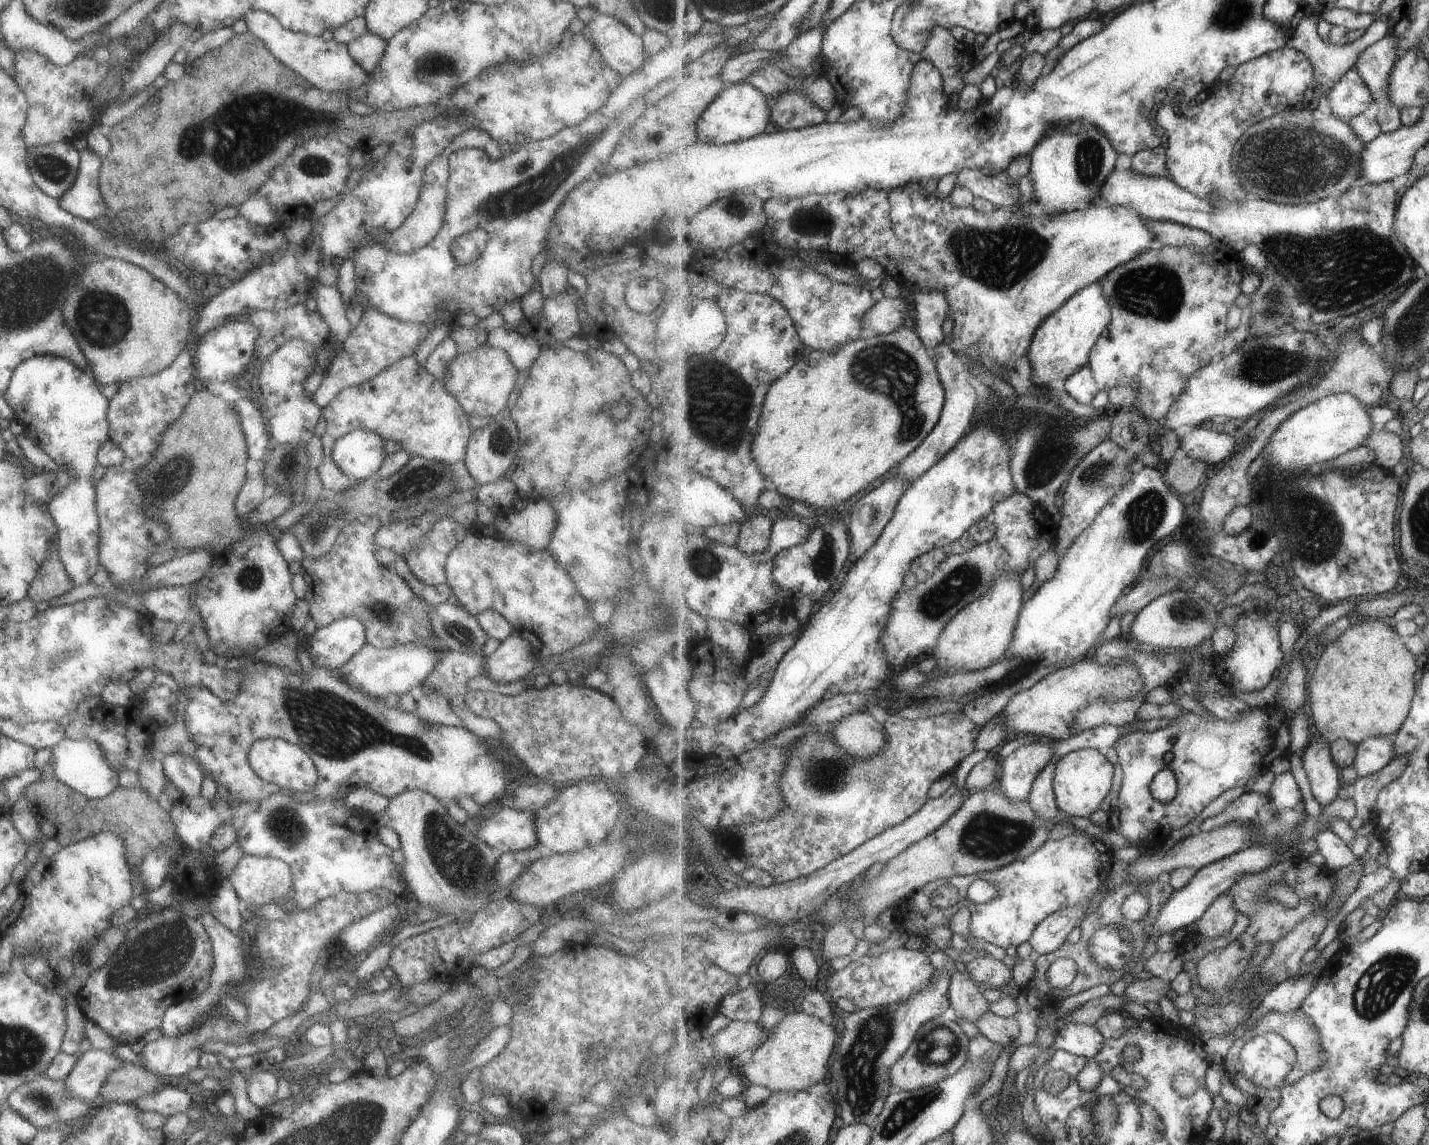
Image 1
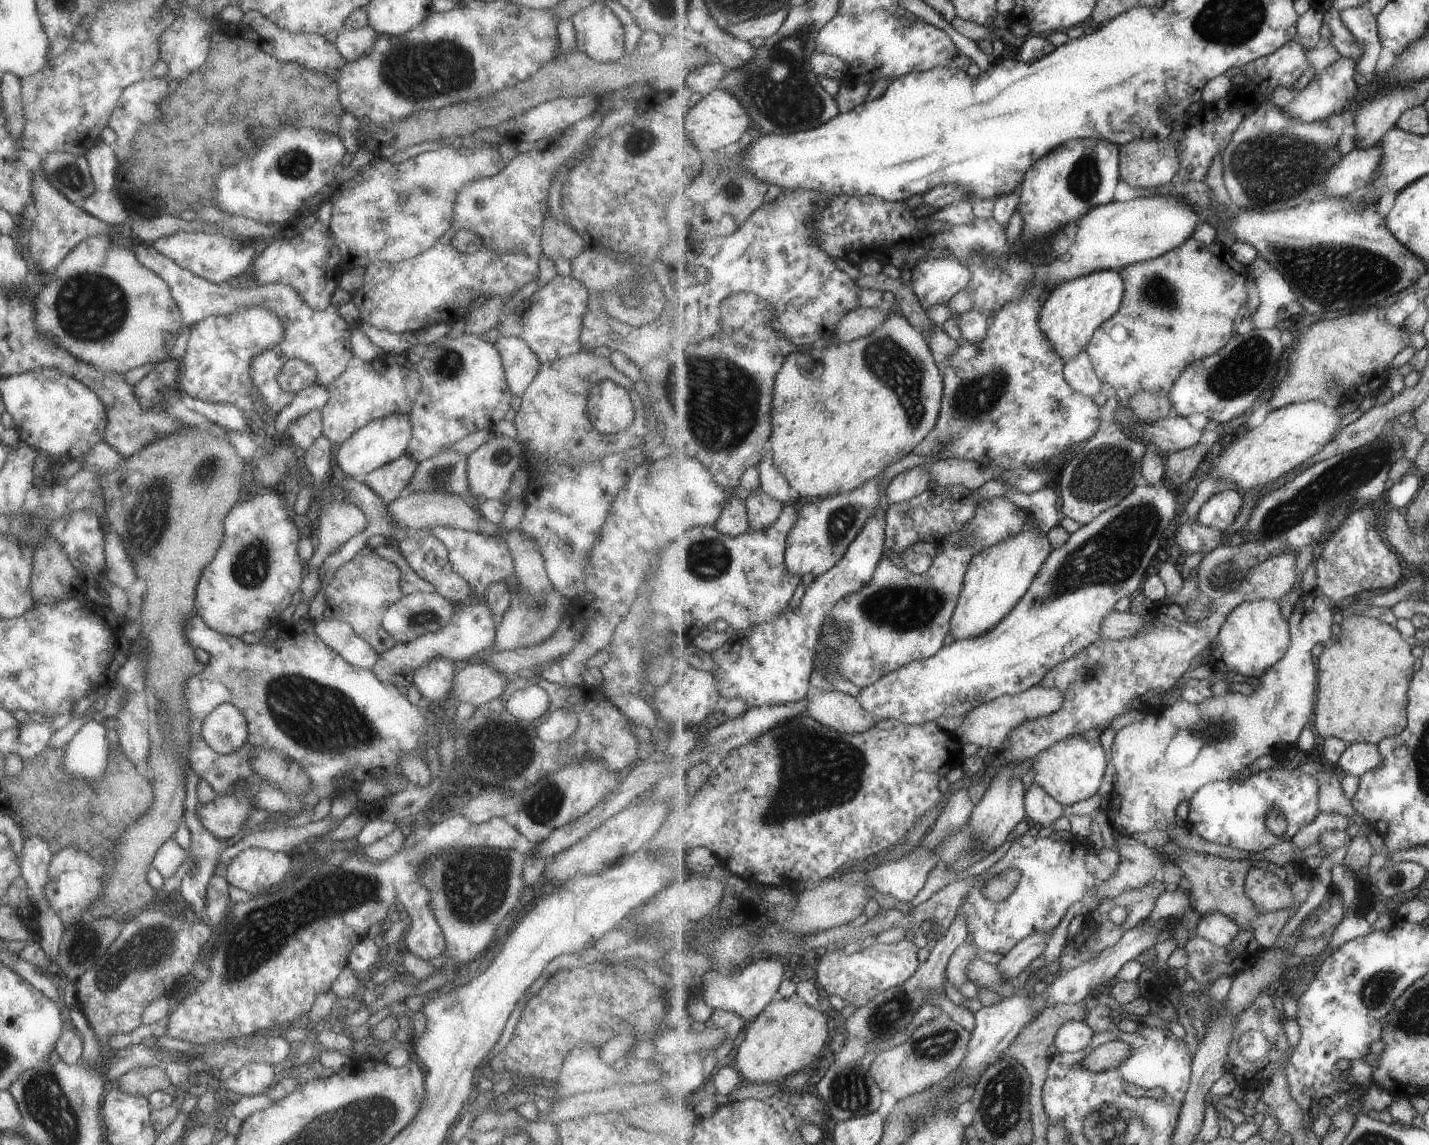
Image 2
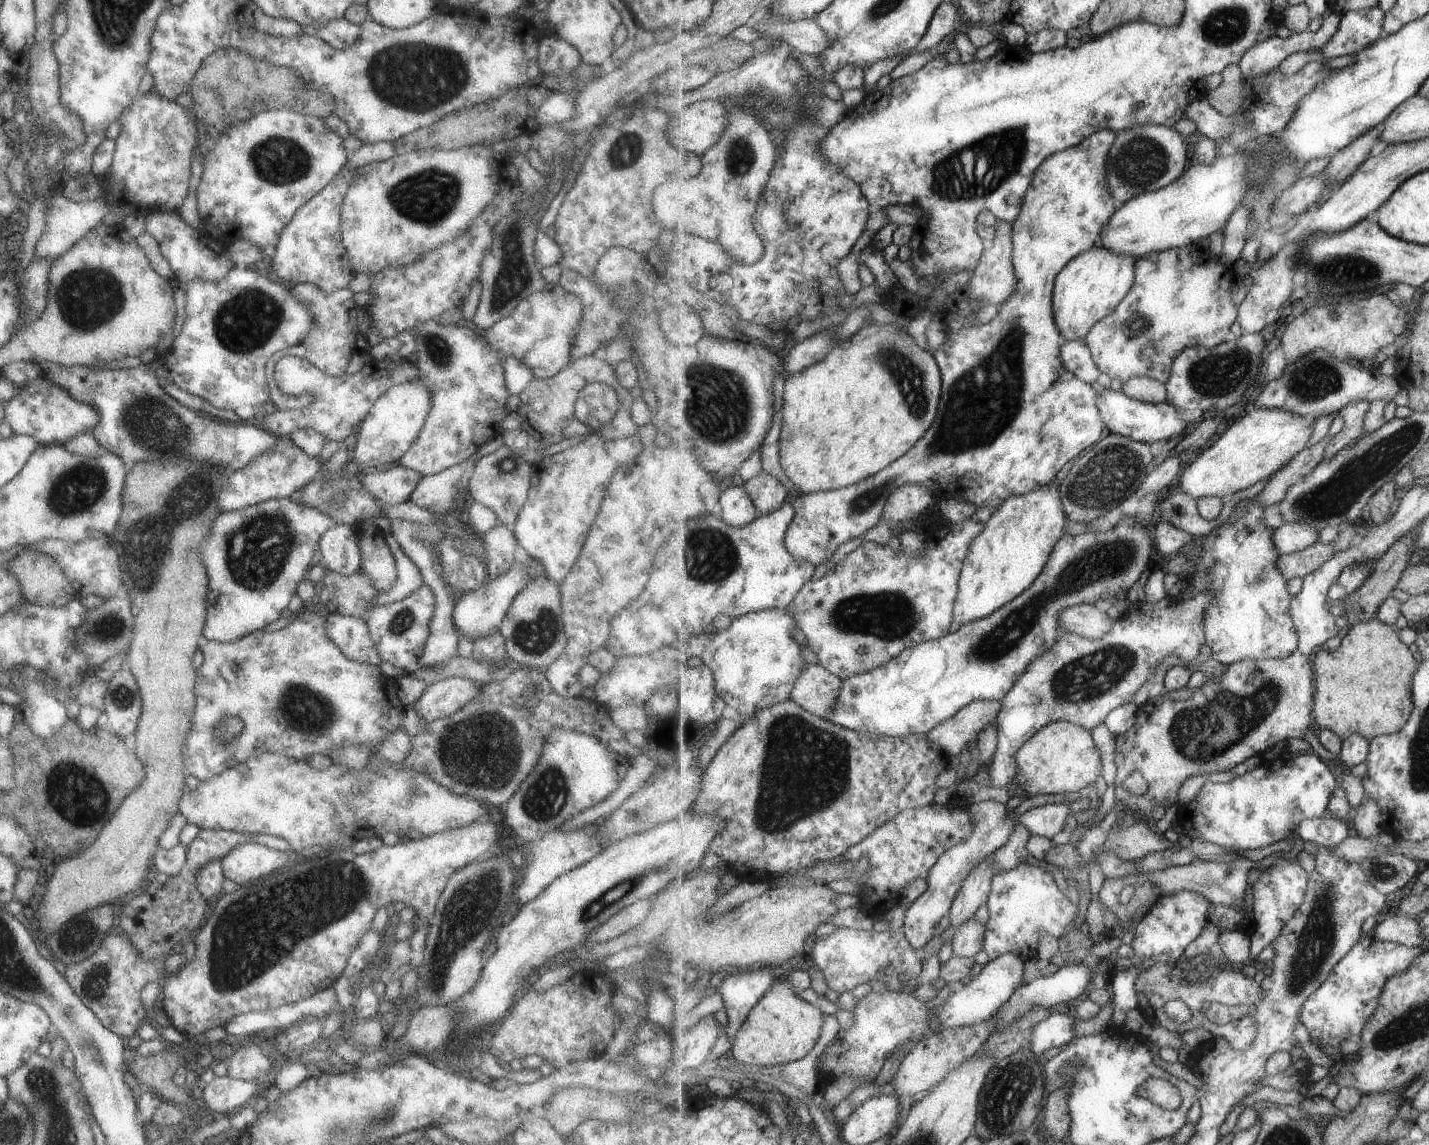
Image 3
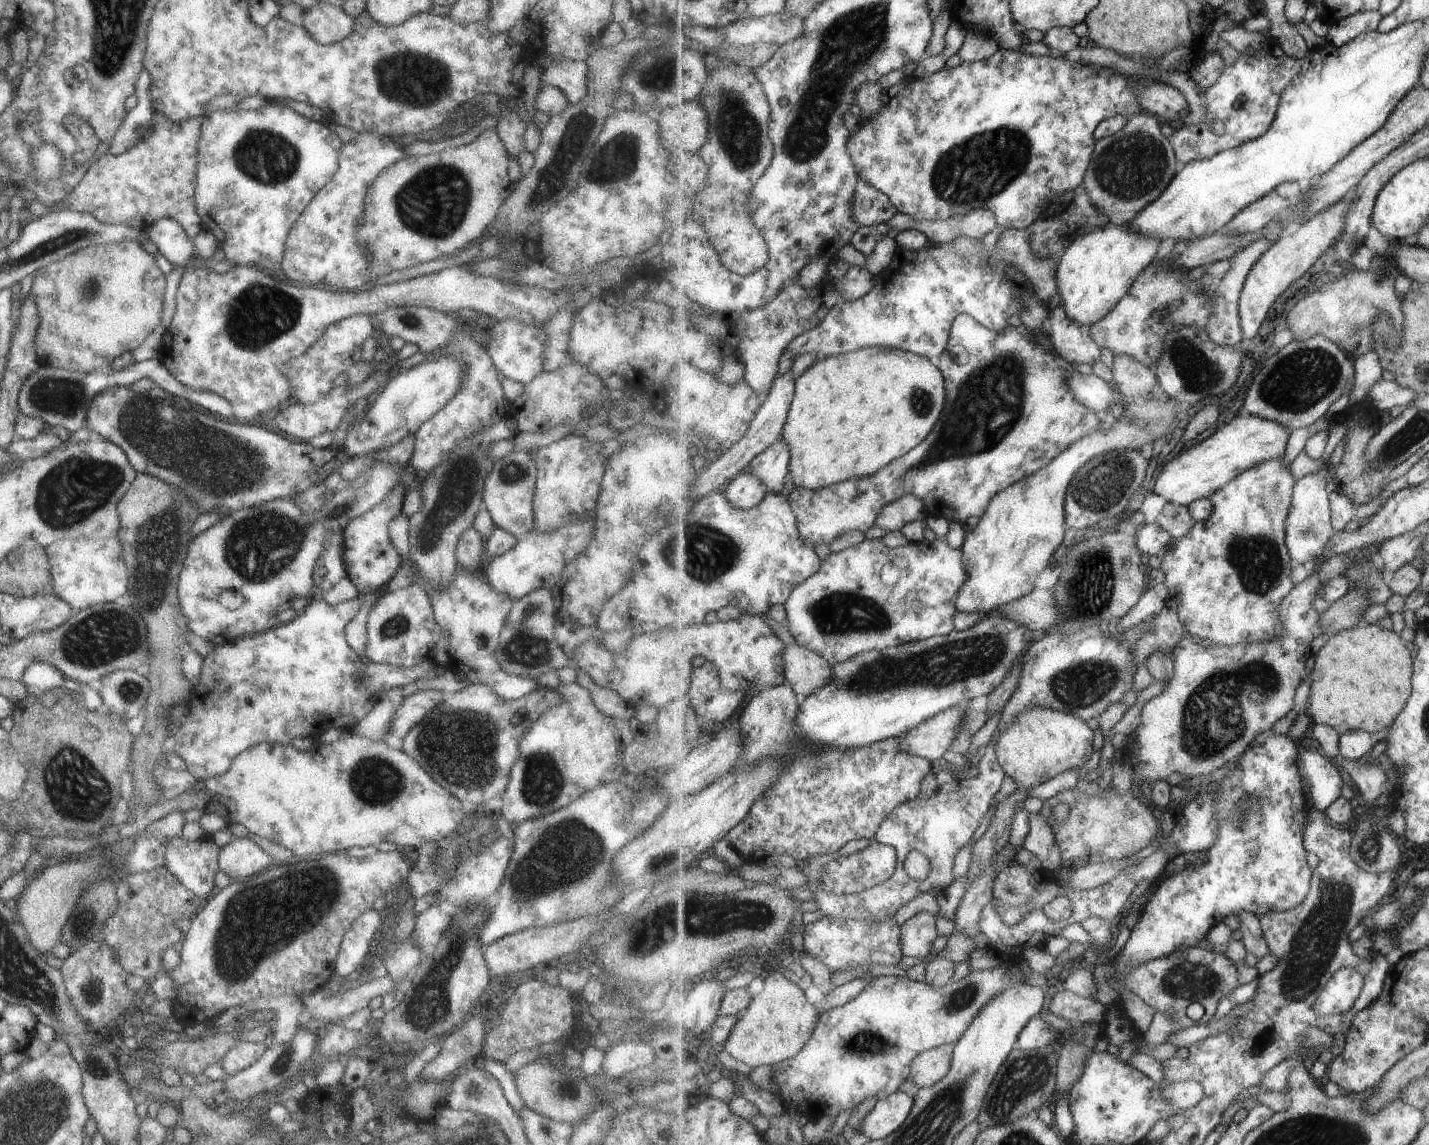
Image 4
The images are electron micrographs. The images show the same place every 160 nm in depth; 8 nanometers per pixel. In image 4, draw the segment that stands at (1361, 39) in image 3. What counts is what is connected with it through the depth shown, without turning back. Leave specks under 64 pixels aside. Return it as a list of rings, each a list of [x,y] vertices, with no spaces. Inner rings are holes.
[[[1367,11],[1348,16],[1329,26],[1326,42],[1333,43],[1335,47],[1342,47],[1357,36],[1367,32],[1377,31],[1380,22],[1384,19],[1381,11]]]

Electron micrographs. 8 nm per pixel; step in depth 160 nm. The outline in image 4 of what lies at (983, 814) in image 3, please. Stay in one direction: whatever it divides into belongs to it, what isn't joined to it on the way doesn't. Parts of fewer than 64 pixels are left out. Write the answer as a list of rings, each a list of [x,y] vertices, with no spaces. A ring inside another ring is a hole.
[[[924,911],[916,914],[901,925],[903,956],[926,959],[937,938],[937,916]]]

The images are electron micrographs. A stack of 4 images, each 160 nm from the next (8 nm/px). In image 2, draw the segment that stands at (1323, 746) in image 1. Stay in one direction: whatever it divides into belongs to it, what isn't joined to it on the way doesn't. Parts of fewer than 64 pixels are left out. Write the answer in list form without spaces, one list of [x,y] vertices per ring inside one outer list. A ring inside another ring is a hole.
[[[1322,771],[1315,775],[1320,782],[1319,804],[1321,812],[1339,813],[1351,818],[1356,816],[1353,799],[1347,798],[1341,790],[1341,778],[1337,771]]]

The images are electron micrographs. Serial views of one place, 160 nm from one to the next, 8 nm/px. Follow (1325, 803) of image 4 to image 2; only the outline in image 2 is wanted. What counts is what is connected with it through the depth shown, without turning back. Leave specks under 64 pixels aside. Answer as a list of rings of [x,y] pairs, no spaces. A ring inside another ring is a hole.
[[[1280,760],[1273,768],[1256,772],[1243,781],[1212,782],[1196,791],[1185,820],[1191,833],[1248,853],[1260,853],[1279,843],[1291,841],[1297,832],[1321,814],[1320,782],[1313,775],[1295,776],[1291,770],[1295,767]],[[1273,804],[1283,810],[1287,822],[1286,831],[1279,836],[1274,835],[1265,824],[1265,816]]]

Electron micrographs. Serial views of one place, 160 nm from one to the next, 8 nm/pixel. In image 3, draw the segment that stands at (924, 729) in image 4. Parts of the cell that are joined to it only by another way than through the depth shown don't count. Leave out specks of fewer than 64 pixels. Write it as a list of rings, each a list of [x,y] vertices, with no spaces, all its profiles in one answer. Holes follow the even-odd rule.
[[[1000,700],[975,701],[962,708],[955,716],[936,726],[928,737],[931,742],[949,756],[959,756],[961,752],[977,745],[981,733],[998,722],[1002,709]]]

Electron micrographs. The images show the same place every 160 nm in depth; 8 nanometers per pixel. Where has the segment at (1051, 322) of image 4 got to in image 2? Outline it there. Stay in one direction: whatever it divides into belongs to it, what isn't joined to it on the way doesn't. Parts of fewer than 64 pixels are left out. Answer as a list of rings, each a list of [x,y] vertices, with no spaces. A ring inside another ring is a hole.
[[[1081,353],[1064,365],[1064,375],[1072,387],[1085,396],[1093,398],[1101,392],[1101,379],[1089,353]]]

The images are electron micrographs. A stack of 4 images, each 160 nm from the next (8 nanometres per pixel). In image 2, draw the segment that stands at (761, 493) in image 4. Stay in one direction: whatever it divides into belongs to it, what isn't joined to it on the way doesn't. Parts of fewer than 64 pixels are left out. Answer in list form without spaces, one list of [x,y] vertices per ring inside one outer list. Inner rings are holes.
[[[743,494],[731,495],[714,527],[719,532],[733,537],[750,530],[747,501],[743,501]]]

